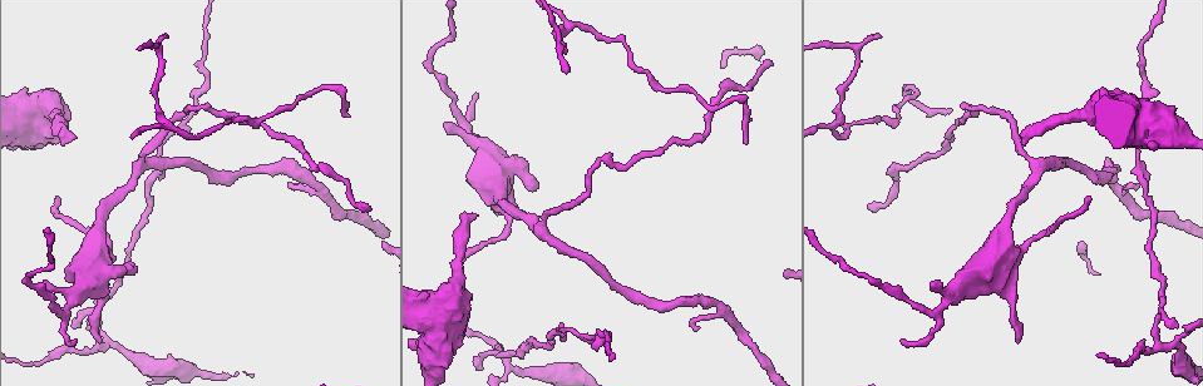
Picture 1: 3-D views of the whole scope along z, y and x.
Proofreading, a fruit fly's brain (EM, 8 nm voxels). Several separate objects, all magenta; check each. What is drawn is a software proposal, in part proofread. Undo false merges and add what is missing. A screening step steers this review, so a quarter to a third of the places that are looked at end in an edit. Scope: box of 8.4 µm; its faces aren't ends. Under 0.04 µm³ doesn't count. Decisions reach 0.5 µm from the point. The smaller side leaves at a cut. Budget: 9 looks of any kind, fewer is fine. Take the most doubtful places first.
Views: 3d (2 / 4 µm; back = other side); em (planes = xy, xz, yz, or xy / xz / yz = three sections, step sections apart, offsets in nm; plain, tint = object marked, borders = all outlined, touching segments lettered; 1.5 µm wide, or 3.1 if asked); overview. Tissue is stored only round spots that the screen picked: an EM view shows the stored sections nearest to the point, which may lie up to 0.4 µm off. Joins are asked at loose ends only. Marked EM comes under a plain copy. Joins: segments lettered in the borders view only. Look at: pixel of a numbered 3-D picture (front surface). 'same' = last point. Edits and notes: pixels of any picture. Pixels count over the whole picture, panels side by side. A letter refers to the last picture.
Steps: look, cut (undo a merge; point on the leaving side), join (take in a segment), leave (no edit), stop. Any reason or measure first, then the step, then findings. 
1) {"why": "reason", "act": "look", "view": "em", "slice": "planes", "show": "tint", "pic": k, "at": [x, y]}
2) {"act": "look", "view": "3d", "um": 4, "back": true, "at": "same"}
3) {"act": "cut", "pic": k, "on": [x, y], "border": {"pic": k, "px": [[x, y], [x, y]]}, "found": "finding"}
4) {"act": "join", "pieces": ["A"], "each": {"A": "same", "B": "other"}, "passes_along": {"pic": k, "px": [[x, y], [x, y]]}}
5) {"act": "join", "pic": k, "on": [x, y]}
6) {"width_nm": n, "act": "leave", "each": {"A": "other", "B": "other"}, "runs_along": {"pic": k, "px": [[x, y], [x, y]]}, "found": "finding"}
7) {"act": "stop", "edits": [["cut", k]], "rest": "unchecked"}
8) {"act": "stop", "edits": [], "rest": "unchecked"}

{"act": "look", "view": "3d", "um": 2, "back": true, "pic": 1, "at": [62, 142]}

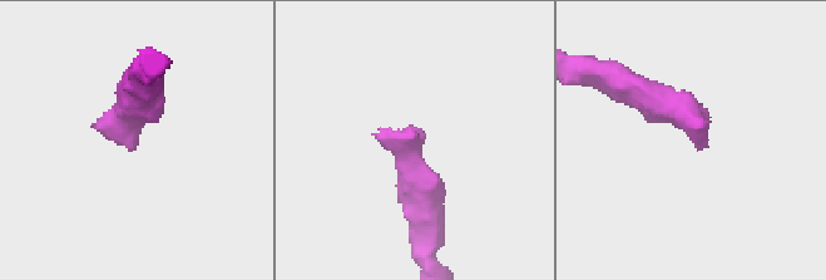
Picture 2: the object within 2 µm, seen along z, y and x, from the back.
{"act": "look", "view": "em", "slice": "xy", "step": 4, "show": "borders", "pic": 2, "at": [412, 127]}

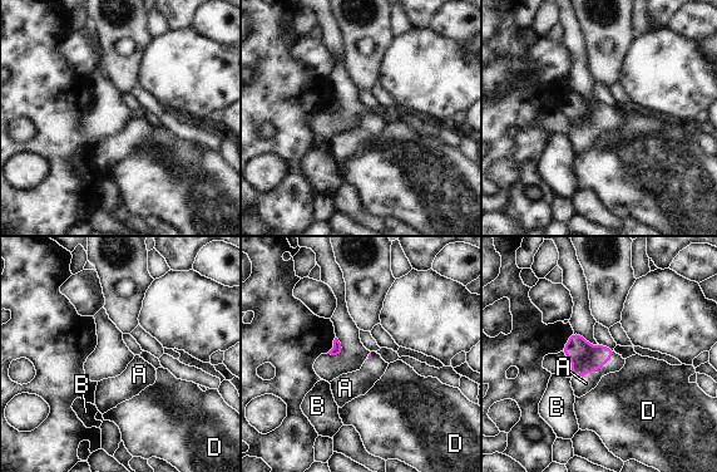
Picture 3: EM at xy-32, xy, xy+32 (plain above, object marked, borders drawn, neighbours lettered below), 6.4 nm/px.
{"why": "another direction", "act": "look", "view": "em", "slice": "xz", "step": 4, "show": "borders", "at": "same"}

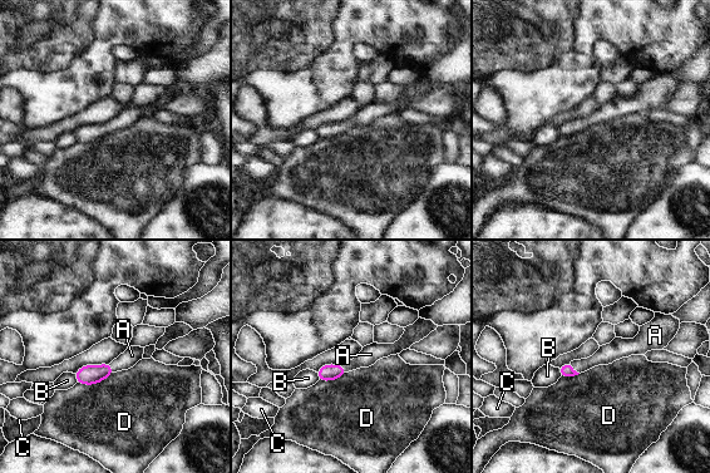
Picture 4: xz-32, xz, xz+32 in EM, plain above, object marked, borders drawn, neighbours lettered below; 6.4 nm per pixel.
{"act": "join", "pieces": ["A"], "each": {"A": "same", "B": "other", "C": "other", "D": "other"}, "found": "it goes on there"}

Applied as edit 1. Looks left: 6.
{"why": "thin end", "act": "look", "view": "3d", "um": 2, "pic": 1, "at": [697, 329]}

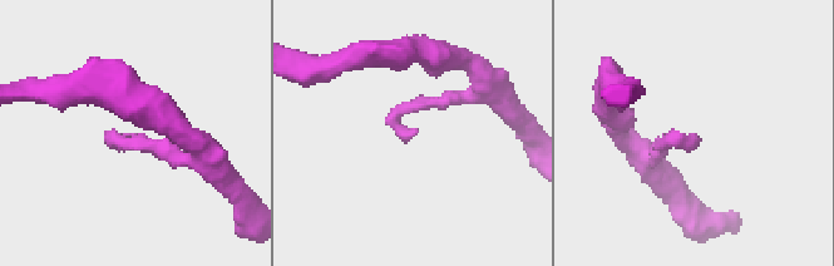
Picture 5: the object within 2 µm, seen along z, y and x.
{"why": "shape alone is not enough", "act": "look", "view": "em", "slice": "planes", "show": "tint", "pic": 5, "at": [128, 135]}

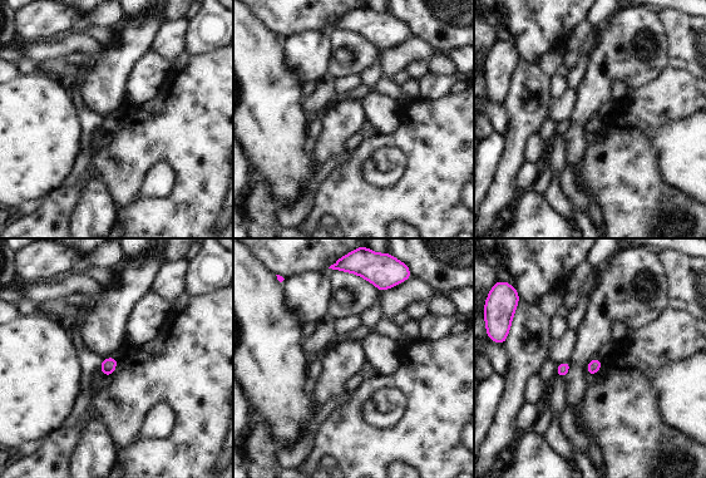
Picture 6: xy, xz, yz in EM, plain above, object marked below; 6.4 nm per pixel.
{"why": "what lies round it", "act": "look", "view": "em", "slice": "planes", "show": "borders", "at": "same"}

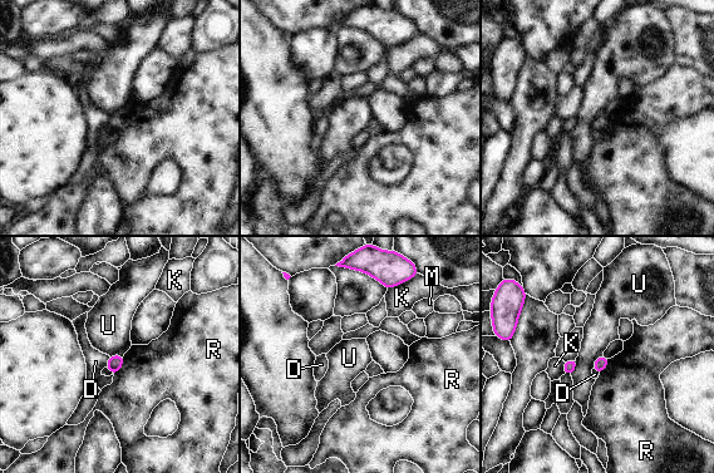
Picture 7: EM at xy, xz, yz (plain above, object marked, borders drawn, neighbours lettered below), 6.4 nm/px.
{"act": "leave", "each": {"D": "other", "K": "other", "M": "other", "R": "other", "U": "other"}, "border": {"pic": 7, "px": [[576, 358], [576, 368], [571, 375]]}, "found": "no lettered segment goes on from it"}

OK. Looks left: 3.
{"why": "three-way junction", "act": "look", "view": "em", "slice": "xy", "step": 4, "show": "tint", "pic": 1, "at": [838, 123]}

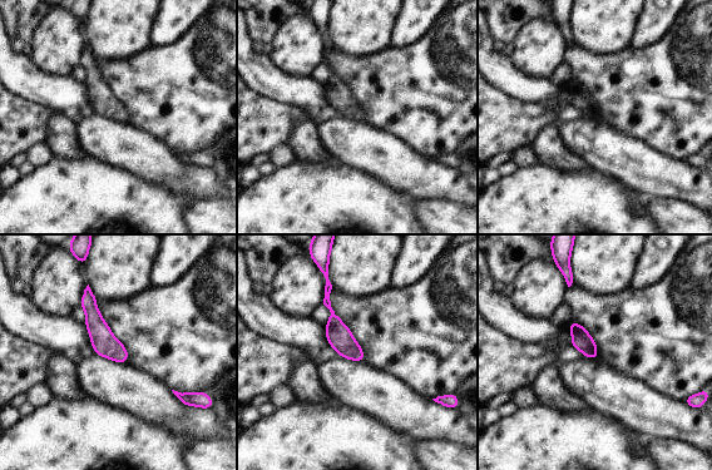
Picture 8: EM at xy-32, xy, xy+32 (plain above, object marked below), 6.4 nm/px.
{"act": "look", "view": "em", "slice": "planes", "show": "borders", "at": "same"}

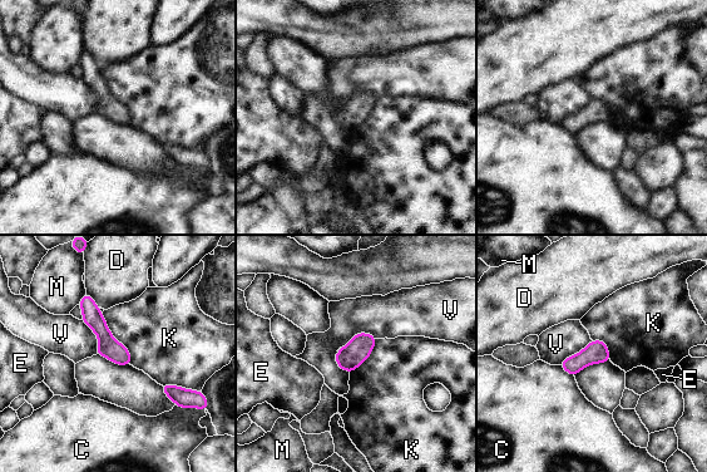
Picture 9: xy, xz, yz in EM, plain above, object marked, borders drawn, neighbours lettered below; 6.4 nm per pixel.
{"width_nm": 140, "act": "leave", "each": {"C": "other", "D": "other", "E": "other", "K": "other", "M": "other", "V": "other"}, "border": {"pic": 9, "px": [[100, 313], [130, 364]]}, "found": "continuous, no second cell"}

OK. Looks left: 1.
{"why": "an open end", "act": "look", "view": "em", "slice": "planes", "show": "borders", "pic": 1, "at": [476, 367]}

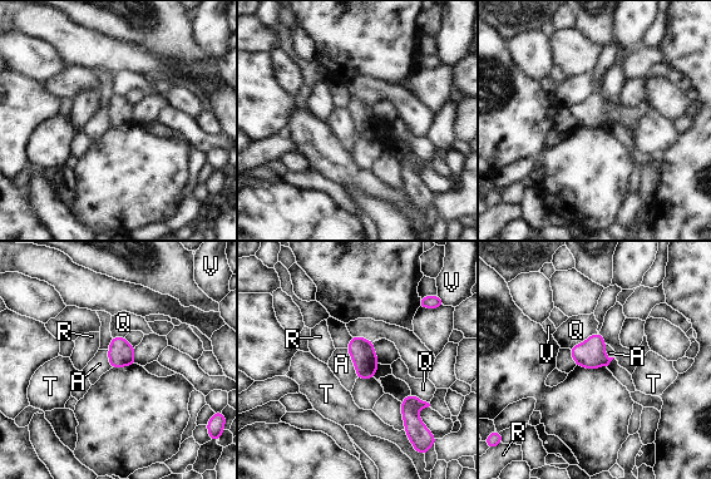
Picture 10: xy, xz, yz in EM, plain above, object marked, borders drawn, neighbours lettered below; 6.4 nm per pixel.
{"width_nm": 160, "act": "leave", "each": {"A": "other", "Q": "other", "R": "other", "T": "other", "V": "other"}, "border": {"pic": 10, "px": [[345, 349], [352, 361], [358, 378]]}, "found": "no lettered segment goes on from it"}

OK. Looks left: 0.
{"act": "stop", "edits": [["join", 4]], "rest": "unchecked"}

